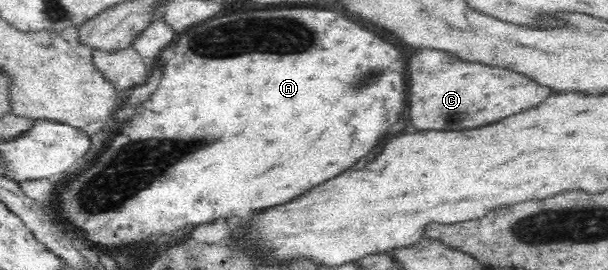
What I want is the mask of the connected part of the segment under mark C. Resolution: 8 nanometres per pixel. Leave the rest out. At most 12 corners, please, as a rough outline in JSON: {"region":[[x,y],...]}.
{"region":[[444,50],[408,62],[412,130],[464,130],[552,91]]}

